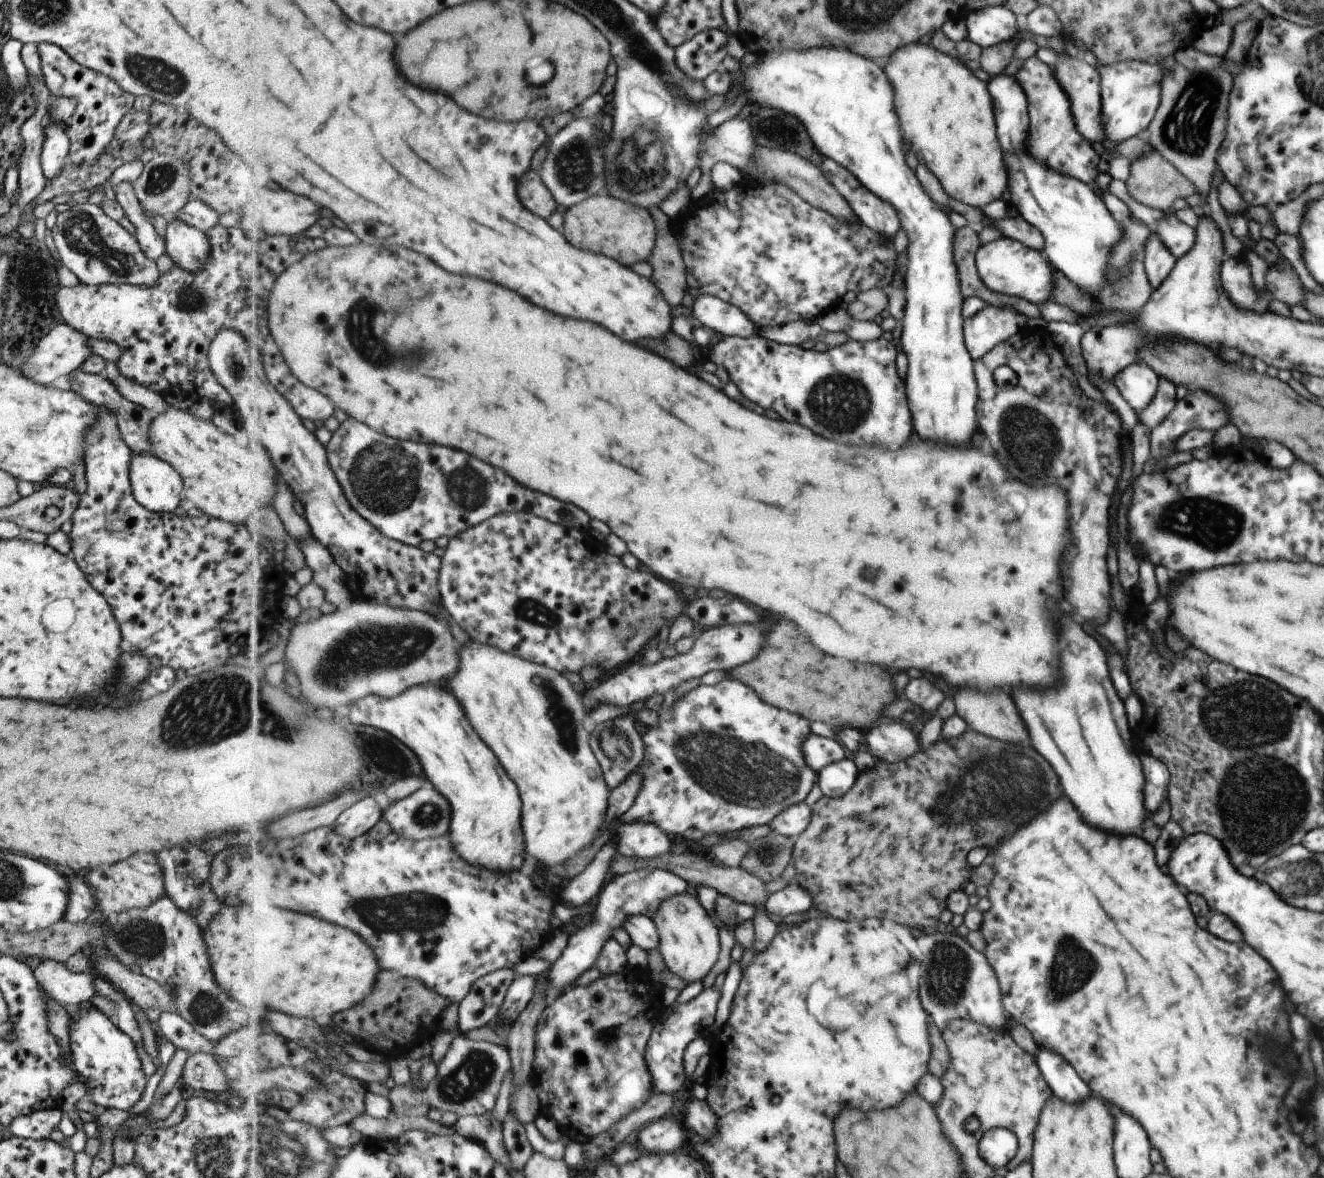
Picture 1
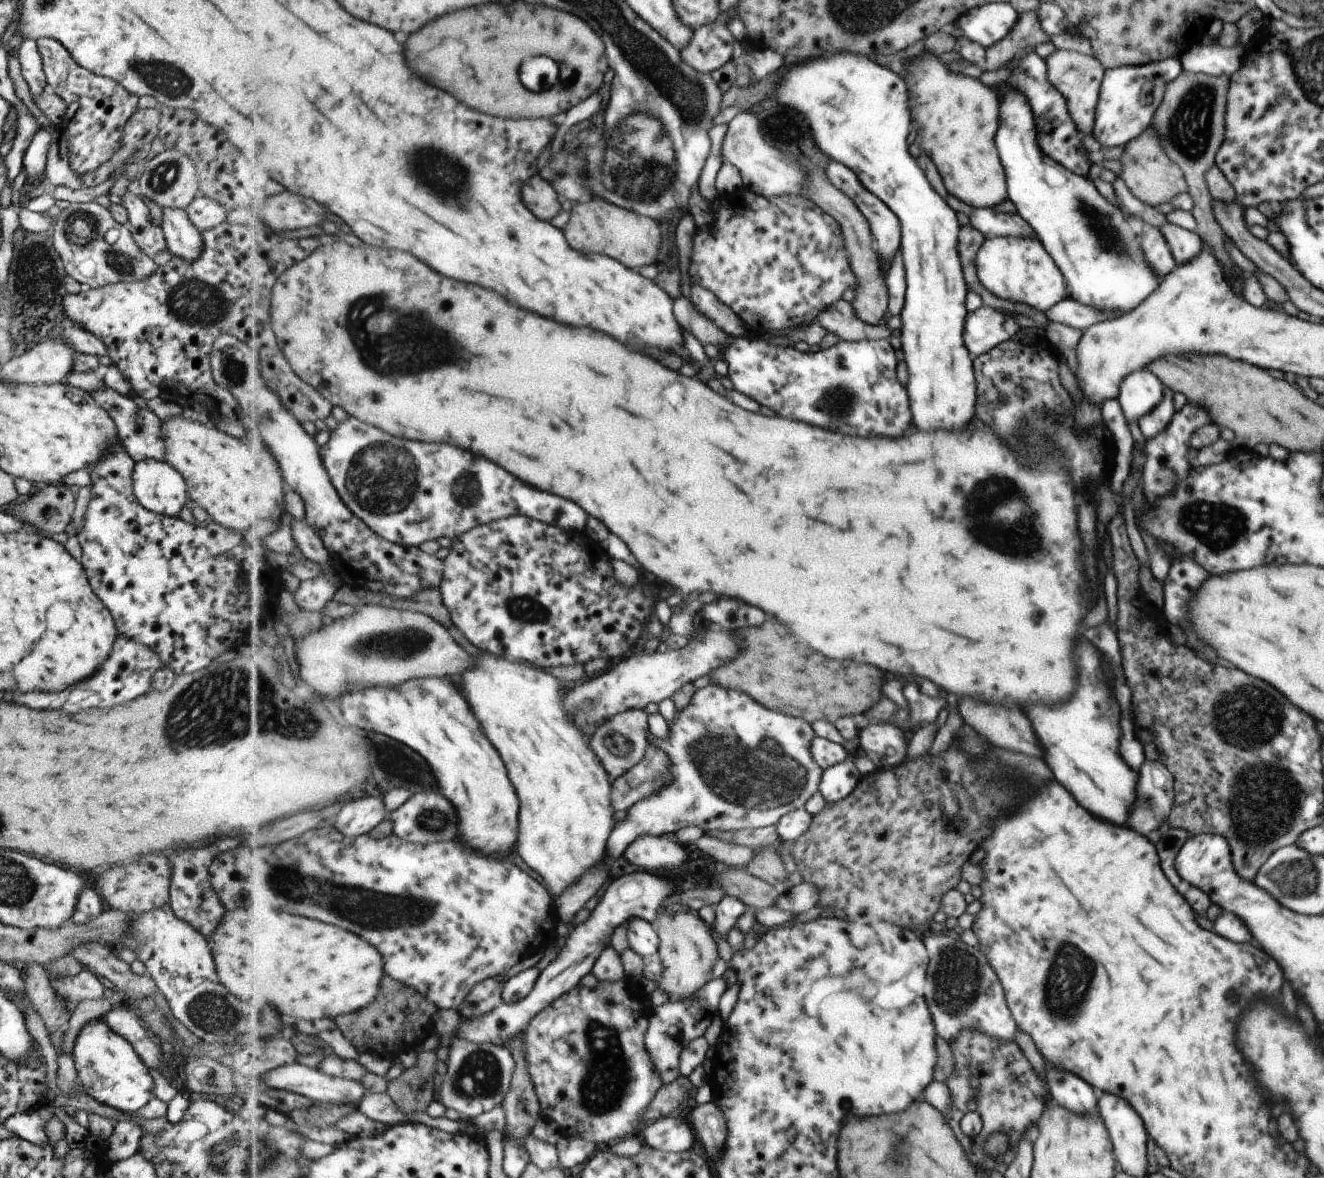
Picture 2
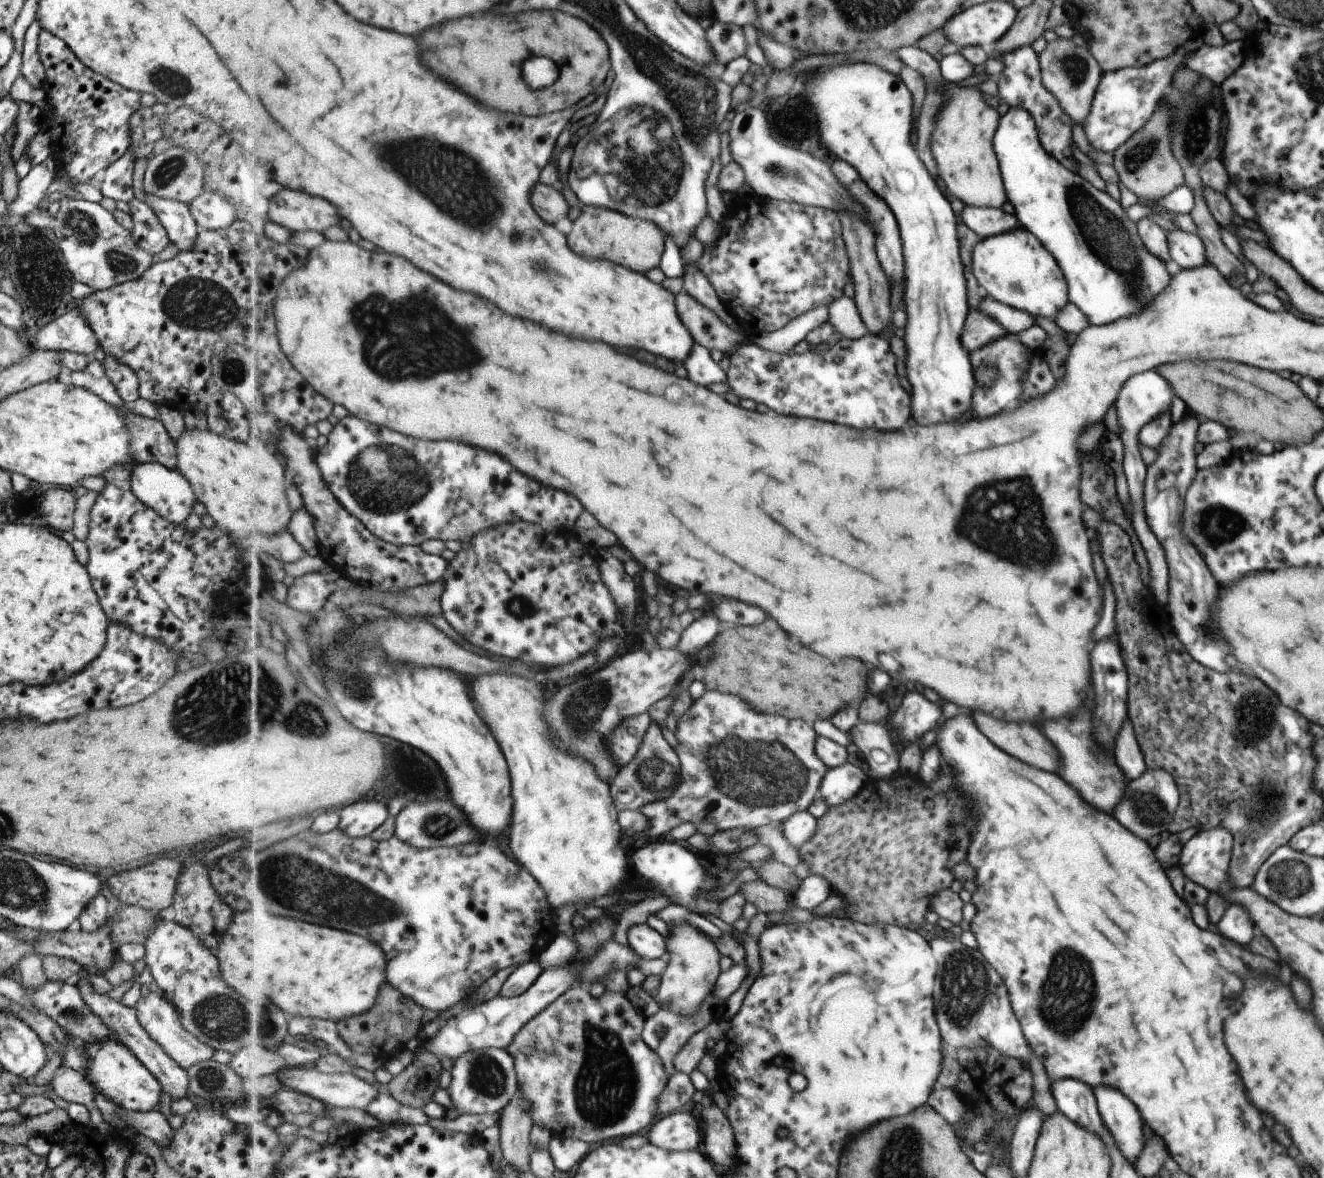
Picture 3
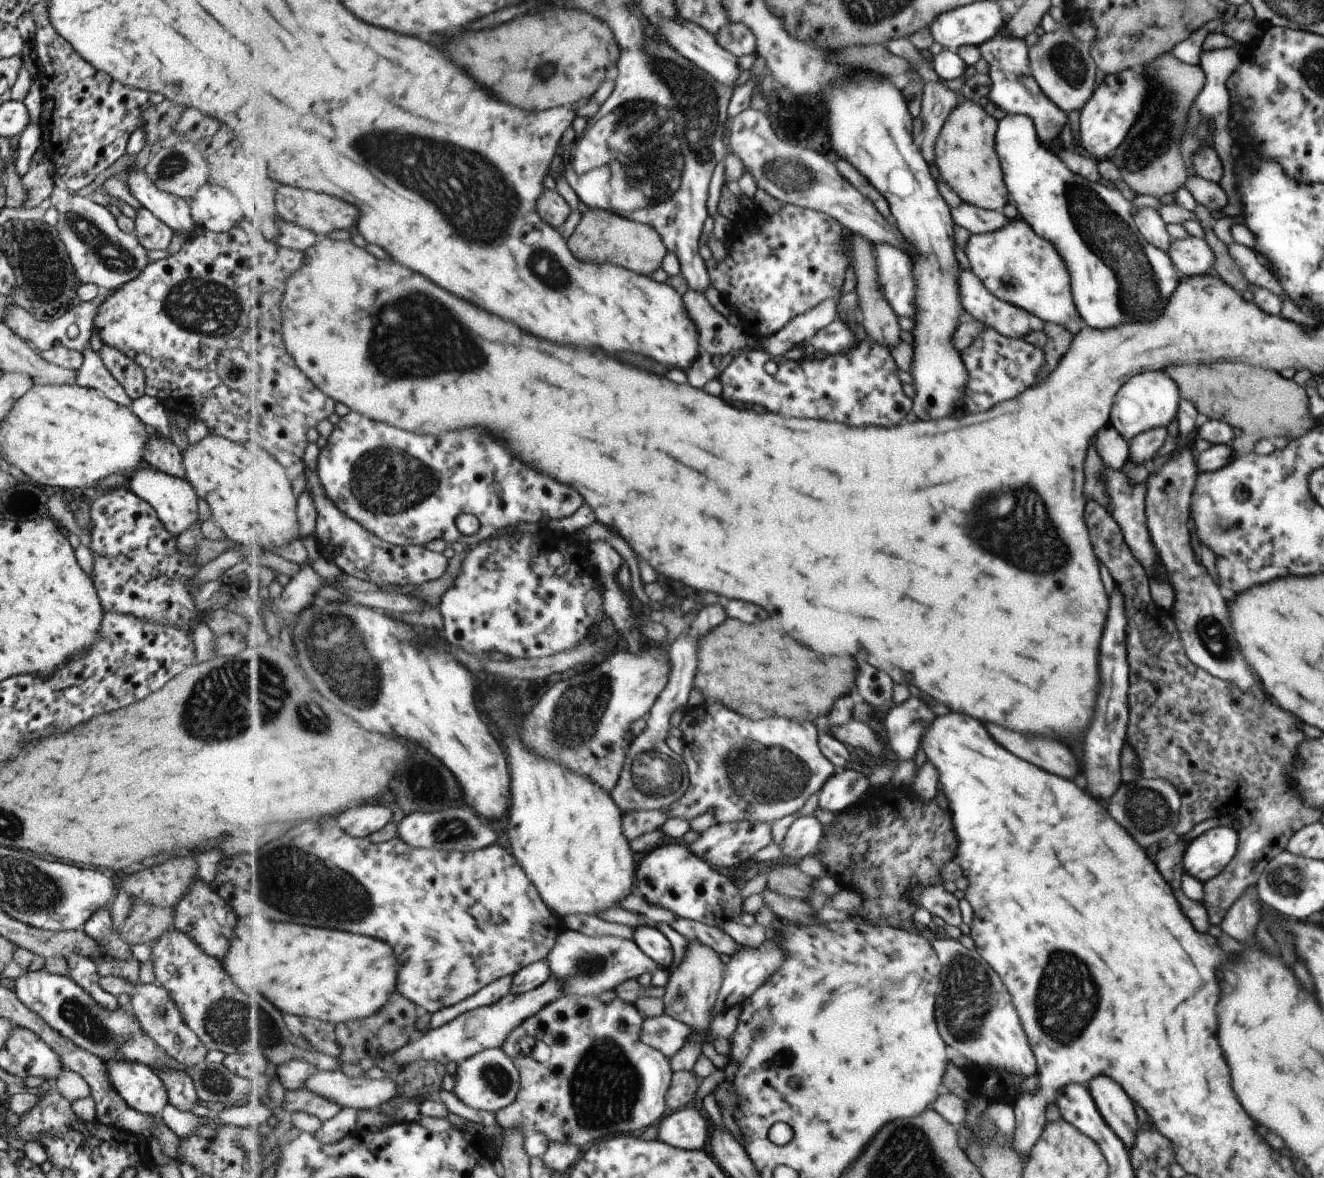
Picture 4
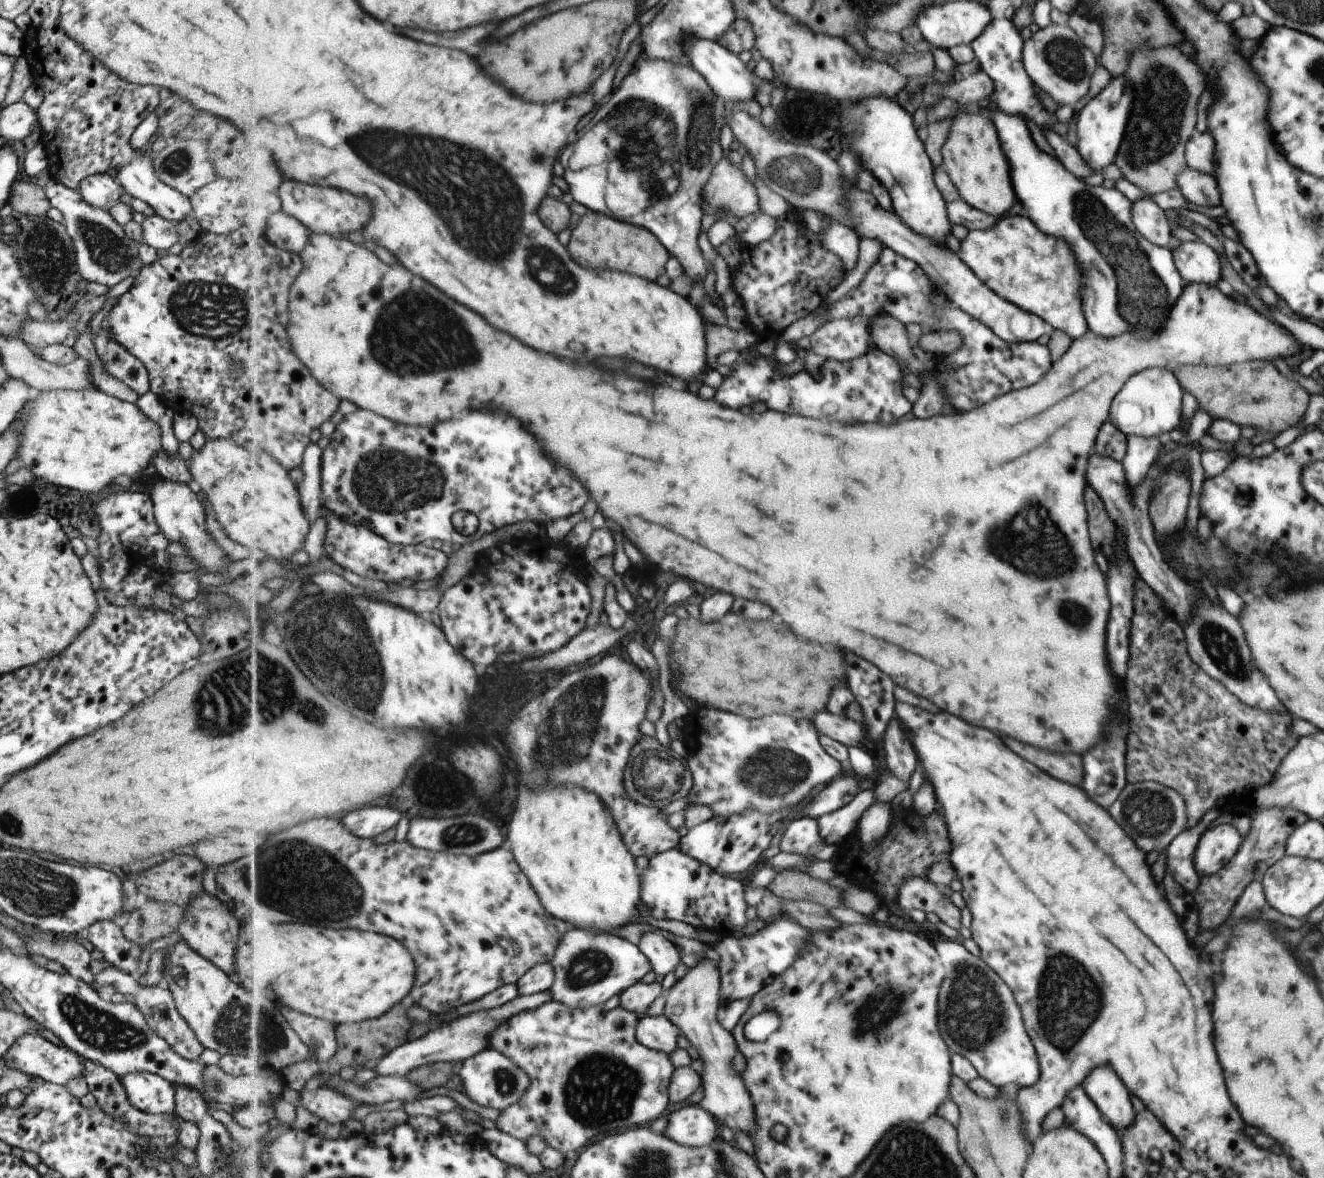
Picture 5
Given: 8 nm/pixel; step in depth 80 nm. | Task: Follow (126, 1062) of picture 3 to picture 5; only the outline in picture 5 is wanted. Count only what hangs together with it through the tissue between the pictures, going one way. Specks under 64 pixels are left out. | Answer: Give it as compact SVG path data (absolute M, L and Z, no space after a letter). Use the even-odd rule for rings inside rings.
M139 1071L118 1077L131 1106L150 1115L169 1115L174 1110L174 1088L156 1074Z

